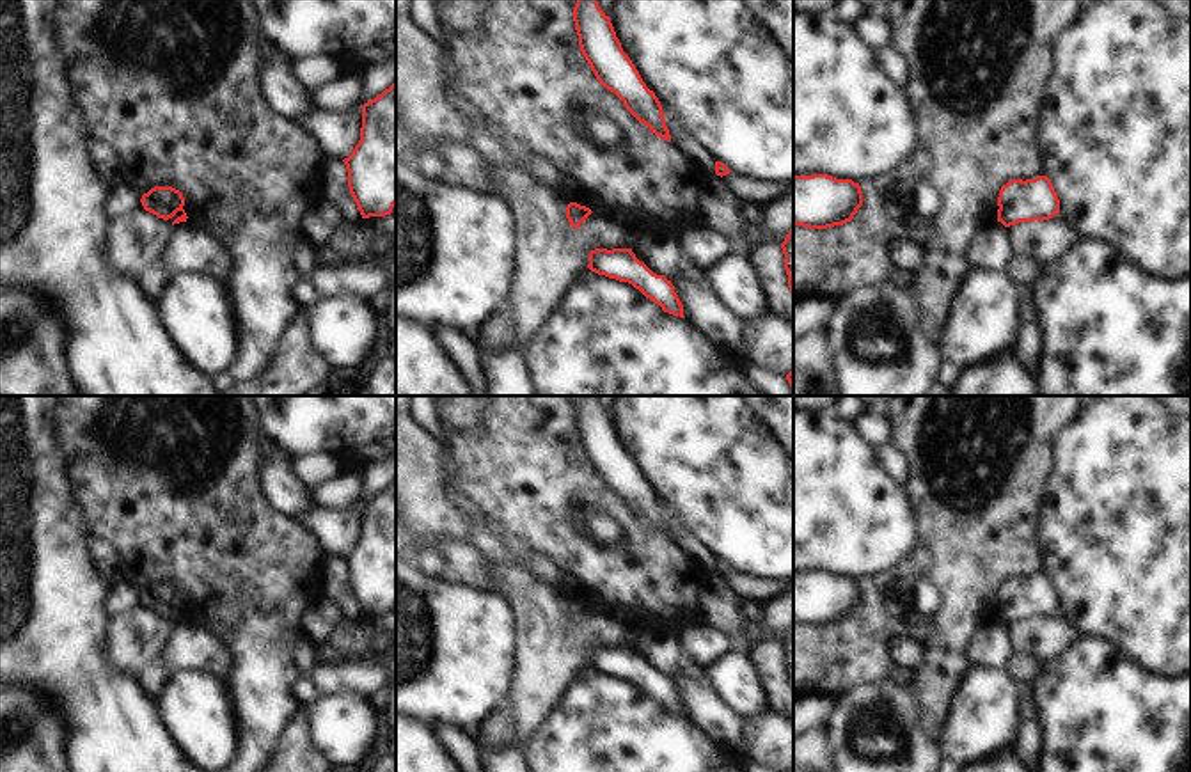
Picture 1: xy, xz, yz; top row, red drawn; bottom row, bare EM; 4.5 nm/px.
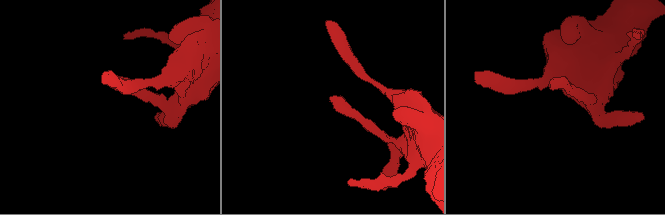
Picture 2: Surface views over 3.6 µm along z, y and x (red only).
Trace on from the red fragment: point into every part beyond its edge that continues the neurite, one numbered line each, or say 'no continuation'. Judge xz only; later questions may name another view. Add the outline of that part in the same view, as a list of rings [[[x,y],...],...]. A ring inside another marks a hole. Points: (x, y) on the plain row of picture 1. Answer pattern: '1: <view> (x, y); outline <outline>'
no continuation

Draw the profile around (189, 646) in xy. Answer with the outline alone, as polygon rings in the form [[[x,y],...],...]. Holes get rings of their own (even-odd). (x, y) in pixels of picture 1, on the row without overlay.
[[[192,619],[172,623],[167,644],[156,657],[167,669],[199,669],[224,678],[231,669],[231,655],[224,641]]]

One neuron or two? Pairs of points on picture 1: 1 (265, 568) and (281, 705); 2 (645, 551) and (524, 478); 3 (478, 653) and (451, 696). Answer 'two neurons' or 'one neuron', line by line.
1: one neuron
2: one neuron
3: one neuron

